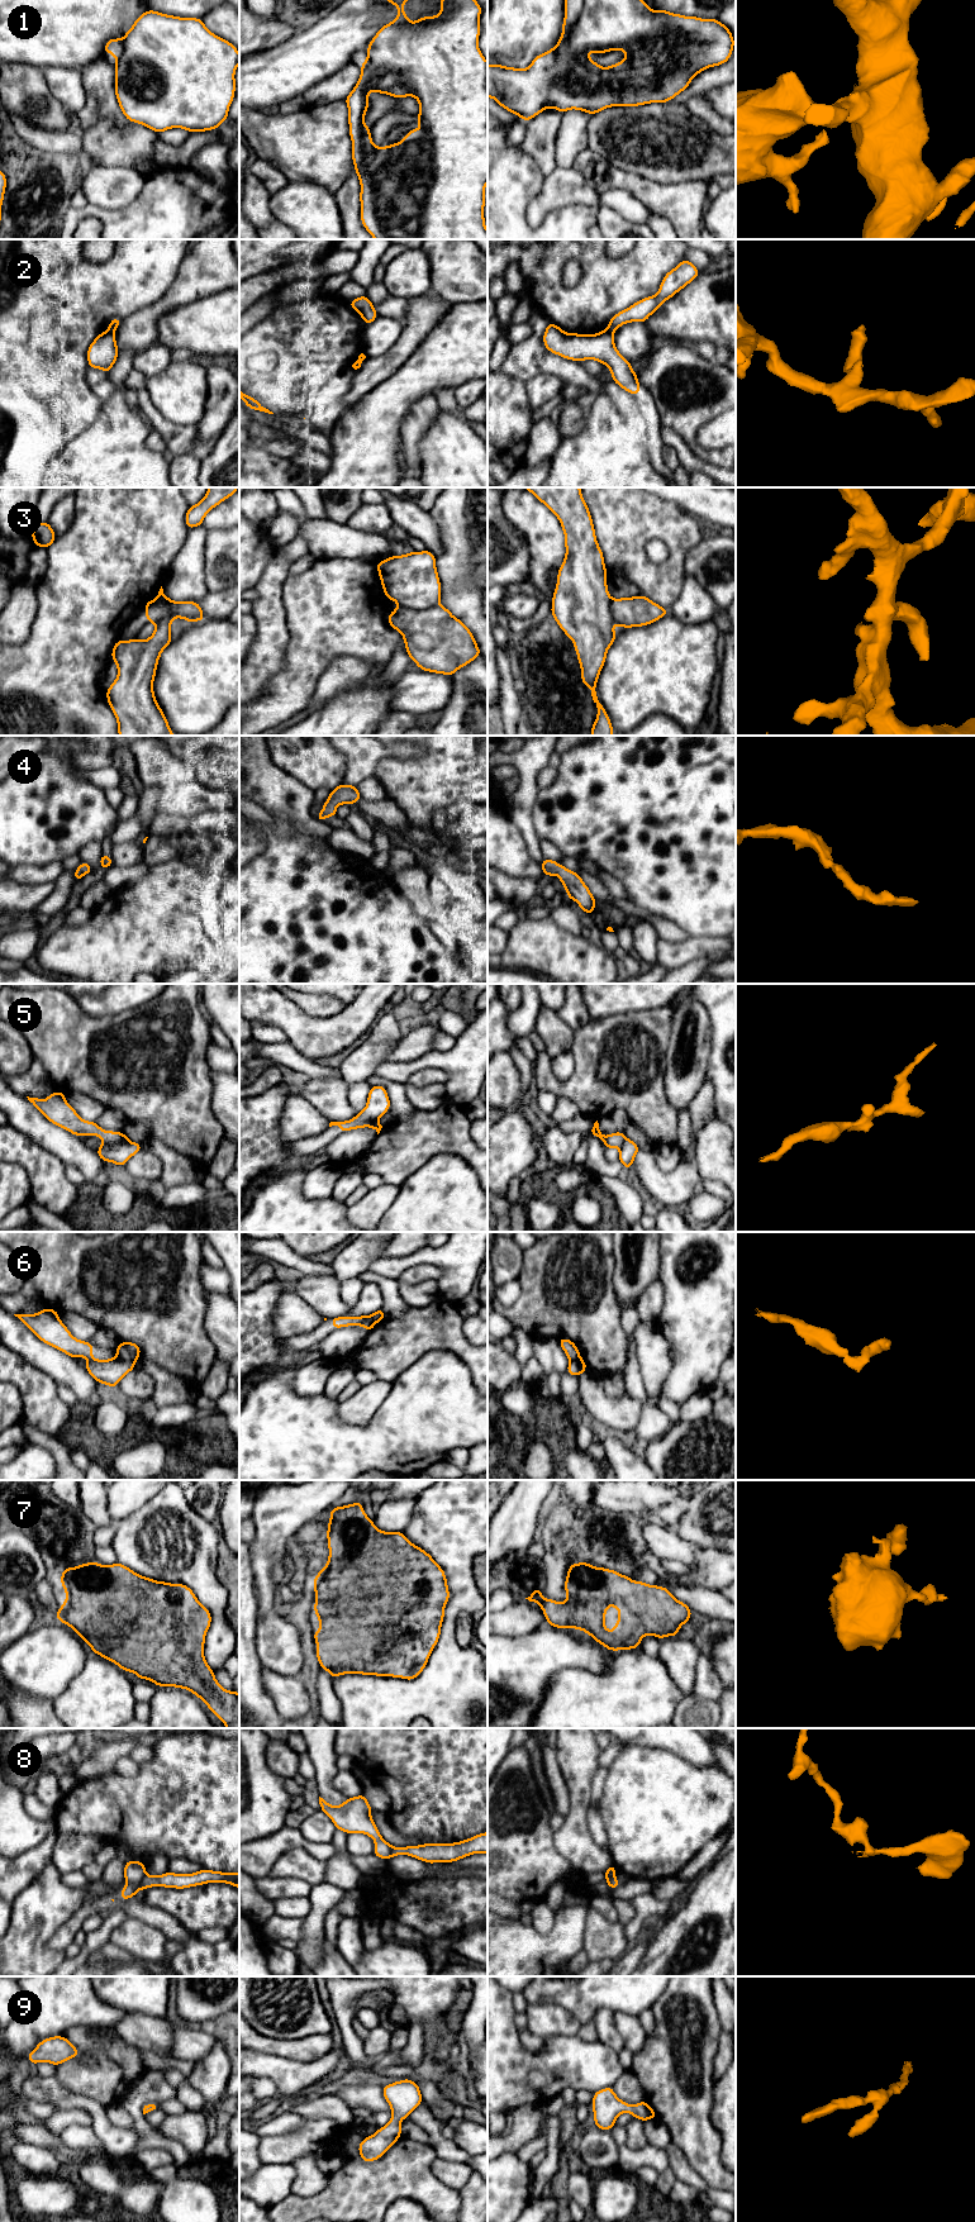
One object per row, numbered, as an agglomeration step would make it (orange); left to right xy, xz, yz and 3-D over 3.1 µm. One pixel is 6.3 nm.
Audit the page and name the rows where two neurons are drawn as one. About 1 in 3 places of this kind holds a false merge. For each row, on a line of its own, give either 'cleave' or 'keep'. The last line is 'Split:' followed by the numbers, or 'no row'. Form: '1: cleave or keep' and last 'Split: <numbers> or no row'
1: cleave
2: cleave
3: cleave
4: keep
5: keep
6: cleave
7: keep
8: cleave
9: keep
Split: 1, 2, 3, 6, 8

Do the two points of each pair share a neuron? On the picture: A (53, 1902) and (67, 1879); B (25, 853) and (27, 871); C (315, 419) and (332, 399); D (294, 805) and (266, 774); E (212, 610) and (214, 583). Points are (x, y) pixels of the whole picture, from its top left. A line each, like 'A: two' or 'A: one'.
A: two
B: two
C: one
D: one
E: two

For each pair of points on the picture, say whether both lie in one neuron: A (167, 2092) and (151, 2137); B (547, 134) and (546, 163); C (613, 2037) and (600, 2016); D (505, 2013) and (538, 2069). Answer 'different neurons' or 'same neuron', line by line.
A: same neuron
B: same neuron
C: same neuron
D: same neuron

